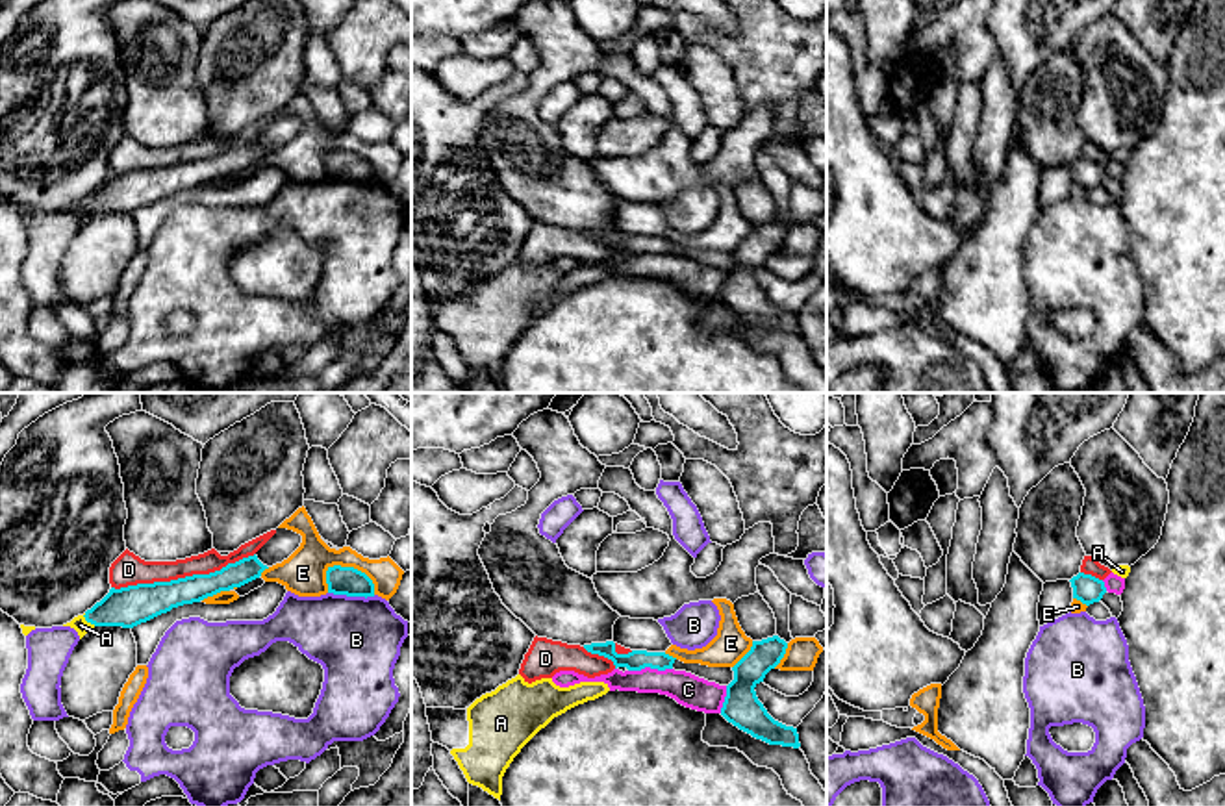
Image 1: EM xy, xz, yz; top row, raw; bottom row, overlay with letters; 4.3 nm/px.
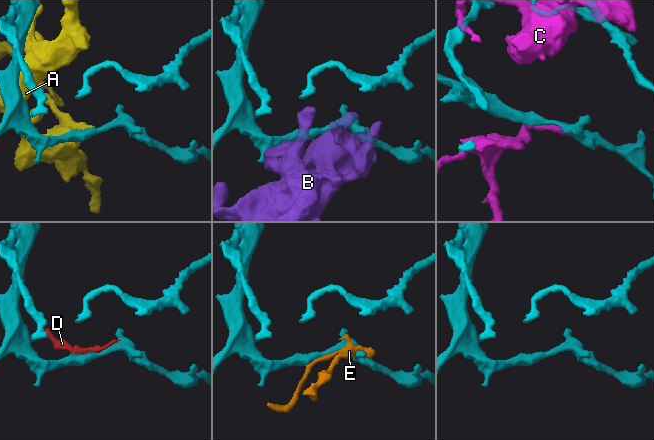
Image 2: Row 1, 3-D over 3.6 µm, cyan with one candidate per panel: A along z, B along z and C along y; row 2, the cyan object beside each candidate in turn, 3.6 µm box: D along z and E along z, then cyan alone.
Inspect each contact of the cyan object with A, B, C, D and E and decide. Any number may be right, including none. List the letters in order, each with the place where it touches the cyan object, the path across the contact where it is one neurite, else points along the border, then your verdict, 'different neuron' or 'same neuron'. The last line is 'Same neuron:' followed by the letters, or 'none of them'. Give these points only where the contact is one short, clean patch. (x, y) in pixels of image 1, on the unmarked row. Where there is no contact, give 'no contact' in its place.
A: contact xy (89, 206); different neuron
B: contact xy (353, 180); different neuron
C: contact xz (649, 251); different neuron
D: contact xy (182, 163); different neuron
E: contact xy (353, 152); different neuron
Same neuron: none of them

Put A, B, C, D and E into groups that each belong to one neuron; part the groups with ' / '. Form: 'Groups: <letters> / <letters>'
Groups: A / B / C / D E

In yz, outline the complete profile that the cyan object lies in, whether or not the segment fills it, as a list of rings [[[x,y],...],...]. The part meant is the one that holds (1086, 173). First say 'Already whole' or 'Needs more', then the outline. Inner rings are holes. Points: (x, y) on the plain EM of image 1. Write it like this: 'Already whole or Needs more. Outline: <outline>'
Already whole. Outline: [[[1079,157],[1069,167],[1073,172],[1073,183],[1080,185],[1086,191],[1099,187],[1106,178],[1105,167],[1092,159]]]

